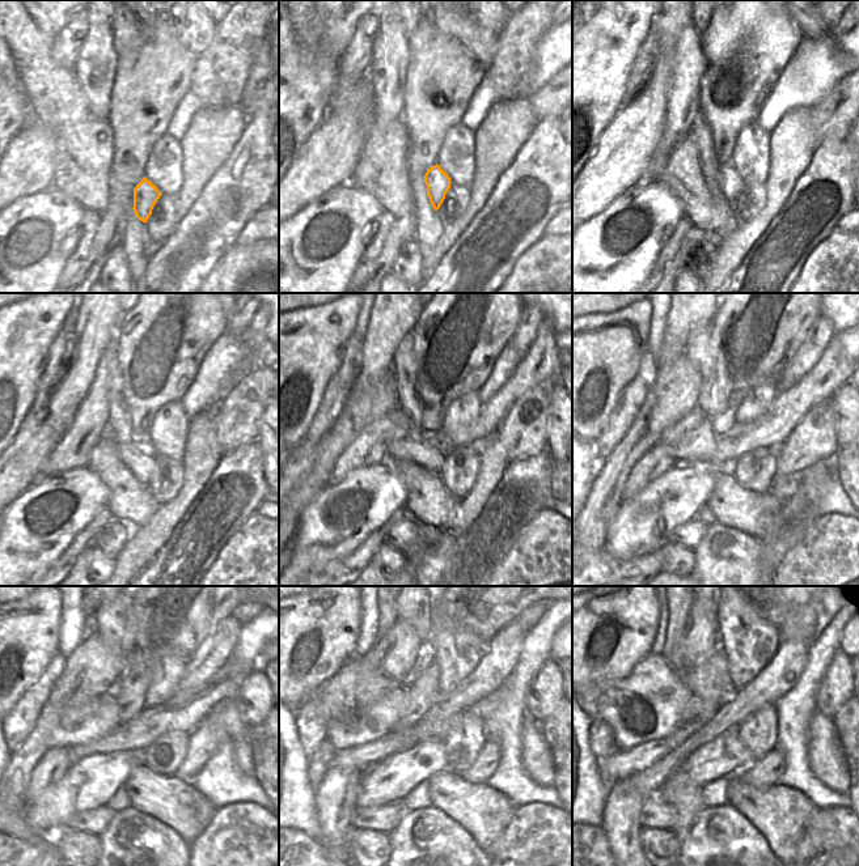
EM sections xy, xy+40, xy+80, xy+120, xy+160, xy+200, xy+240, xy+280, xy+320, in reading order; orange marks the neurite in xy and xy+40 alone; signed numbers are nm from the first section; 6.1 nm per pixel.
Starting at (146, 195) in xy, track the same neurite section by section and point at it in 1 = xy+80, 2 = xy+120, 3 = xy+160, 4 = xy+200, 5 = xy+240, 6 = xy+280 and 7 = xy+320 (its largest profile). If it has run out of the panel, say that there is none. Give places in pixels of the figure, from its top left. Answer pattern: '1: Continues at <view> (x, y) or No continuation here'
1: Continues at xy+80 (731, 183)
2: Continues at xy+120 (142, 463)
3: Continues at xy+160 (405, 444)
4: Continues at xy+200 (676, 415)
5: Continues at xy+240 (93, 710)
6: Continues at xy+280 (384, 701)
7: Continues at xy+320 (680, 704)

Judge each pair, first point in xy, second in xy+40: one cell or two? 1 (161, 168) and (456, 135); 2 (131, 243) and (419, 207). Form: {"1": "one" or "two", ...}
{"1": "one", "2": "one"}

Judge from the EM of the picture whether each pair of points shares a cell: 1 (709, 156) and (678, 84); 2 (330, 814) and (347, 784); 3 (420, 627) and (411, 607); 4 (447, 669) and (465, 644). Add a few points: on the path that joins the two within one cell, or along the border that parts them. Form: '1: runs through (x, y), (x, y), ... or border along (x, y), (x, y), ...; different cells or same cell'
1: border along (698, 110), (690, 131); different cells
2: runs through (334, 806), (335, 796), (339, 792); same cell
3: runs through (420, 622), (417, 612); same cell
4: runs through (453, 662), (461, 650); same cell

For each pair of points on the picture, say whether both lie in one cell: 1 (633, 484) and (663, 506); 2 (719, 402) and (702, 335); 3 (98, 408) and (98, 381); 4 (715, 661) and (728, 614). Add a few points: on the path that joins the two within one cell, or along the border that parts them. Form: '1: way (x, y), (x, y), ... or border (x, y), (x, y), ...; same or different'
1: border (665, 471), (631, 497), (621, 501); different
2: border (710, 353), (714, 361), (711, 414); different
3: way (98, 402), (98, 387); same
4: border (720, 646), (731, 676); different

